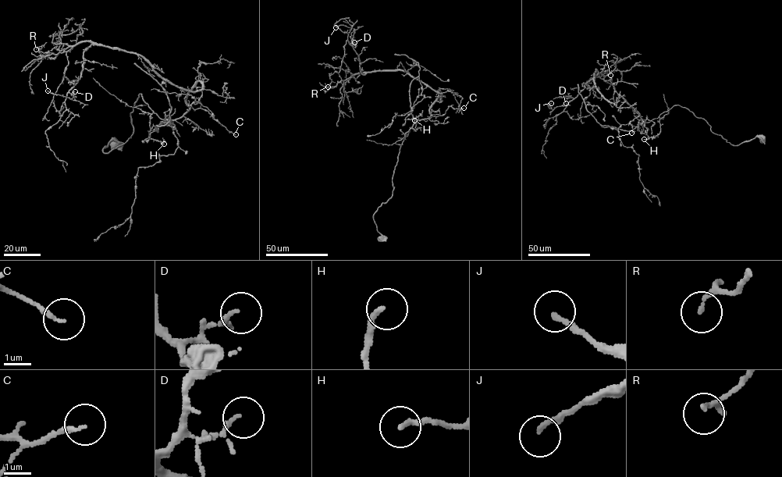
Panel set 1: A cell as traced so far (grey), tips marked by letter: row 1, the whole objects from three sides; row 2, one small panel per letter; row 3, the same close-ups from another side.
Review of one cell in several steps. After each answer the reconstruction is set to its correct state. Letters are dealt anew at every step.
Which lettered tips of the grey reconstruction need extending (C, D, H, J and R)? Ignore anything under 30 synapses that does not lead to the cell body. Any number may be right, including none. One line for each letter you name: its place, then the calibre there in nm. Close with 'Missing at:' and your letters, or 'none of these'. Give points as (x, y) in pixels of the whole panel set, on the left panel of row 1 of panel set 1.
Missing at: none of these

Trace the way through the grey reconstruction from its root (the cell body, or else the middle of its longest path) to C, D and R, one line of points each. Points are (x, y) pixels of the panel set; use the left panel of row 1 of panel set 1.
C: (115, 143), (103, 151), (130, 137), (140, 94), (161, 119), (202, 108), (236, 134)
D: (115, 143), (103, 151), (130, 137), (140, 94), (175, 119), (201, 83), (91, 44), (75, 91)
R: (115, 143), (103, 151), (130, 137), (140, 94), (175, 119), (201, 83), (88, 41), (36, 49)

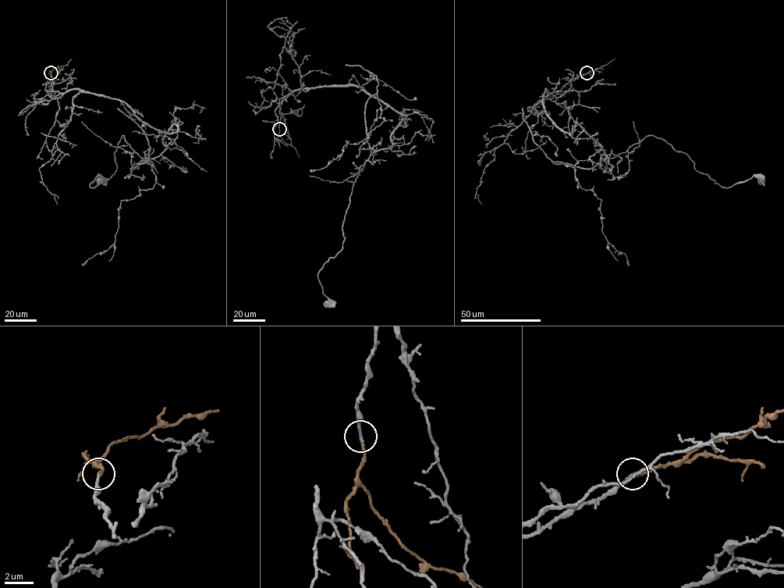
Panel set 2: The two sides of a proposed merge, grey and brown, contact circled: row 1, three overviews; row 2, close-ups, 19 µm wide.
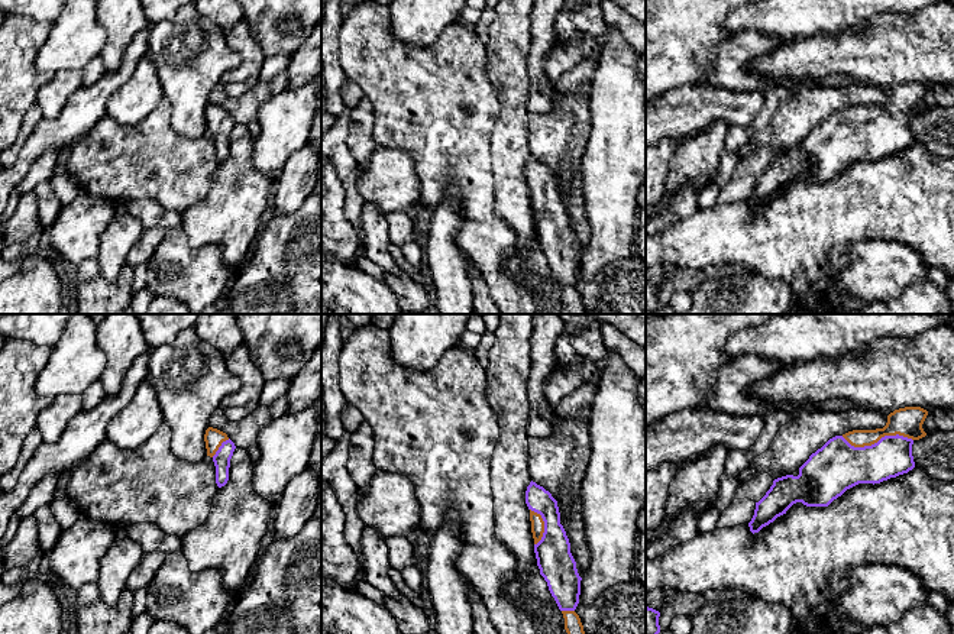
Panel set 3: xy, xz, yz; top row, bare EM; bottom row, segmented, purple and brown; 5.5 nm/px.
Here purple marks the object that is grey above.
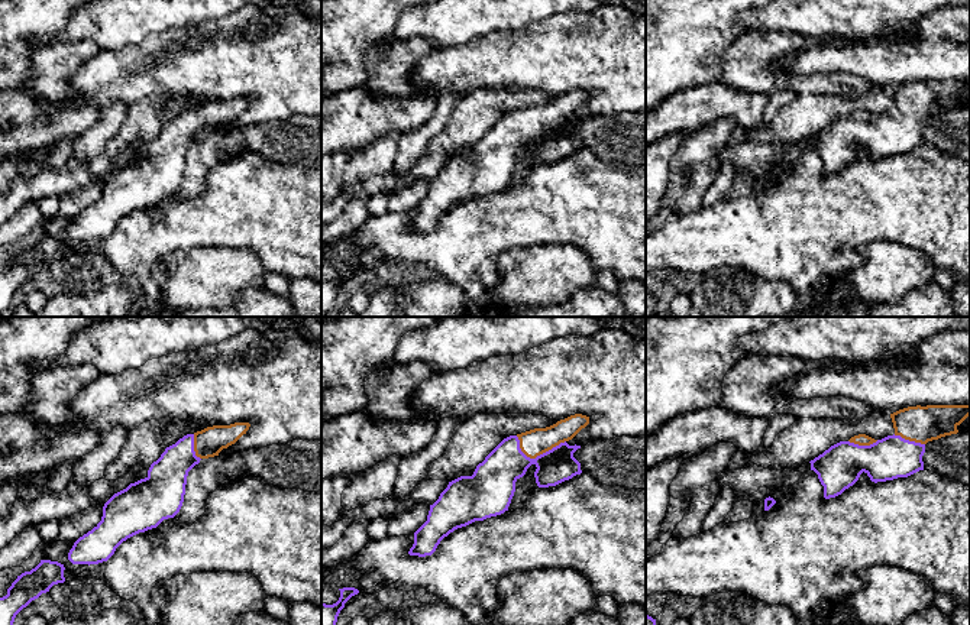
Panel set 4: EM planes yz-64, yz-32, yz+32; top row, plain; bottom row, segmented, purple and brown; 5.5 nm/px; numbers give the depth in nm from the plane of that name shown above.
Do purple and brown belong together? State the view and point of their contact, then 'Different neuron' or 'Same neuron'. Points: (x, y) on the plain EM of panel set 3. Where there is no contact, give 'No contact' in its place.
Touches purple at yz (877, 117). Same neuron

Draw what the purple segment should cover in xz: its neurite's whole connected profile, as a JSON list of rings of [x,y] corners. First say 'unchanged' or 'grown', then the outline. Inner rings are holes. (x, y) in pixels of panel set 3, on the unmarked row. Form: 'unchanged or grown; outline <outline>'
grown; outline [[[531,156],[525,166],[525,179],[530,185],[540,250],[547,258],[549,266],[563,289],[569,314],[585,314],[583,301],[575,288],[582,253],[570,229],[566,207],[560,200],[557,177],[549,166]]]

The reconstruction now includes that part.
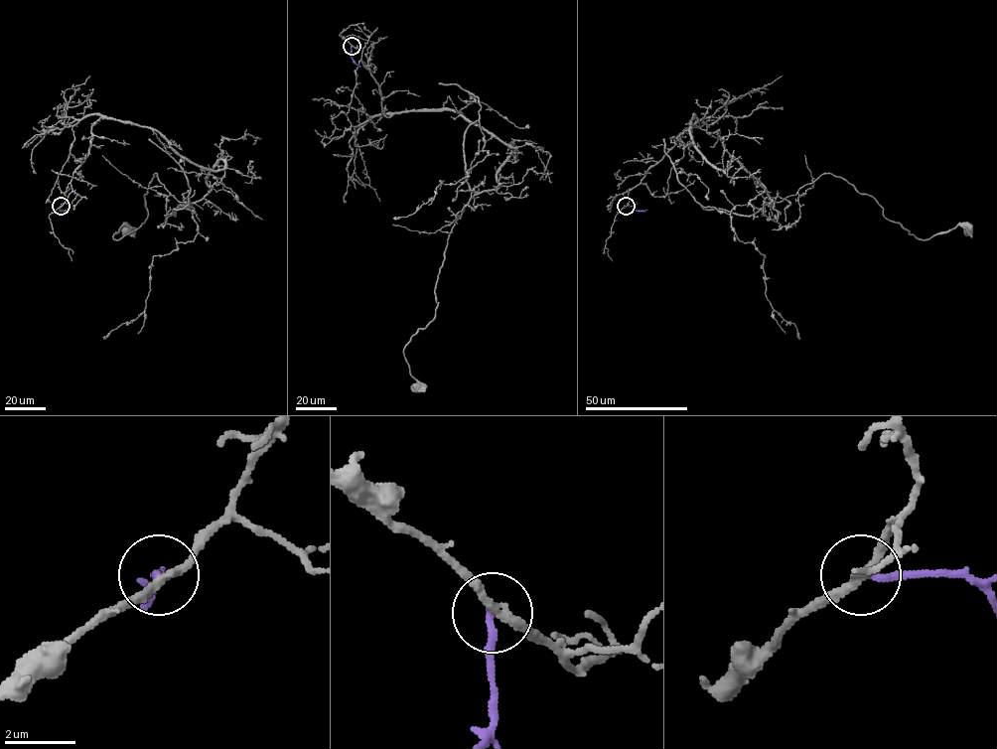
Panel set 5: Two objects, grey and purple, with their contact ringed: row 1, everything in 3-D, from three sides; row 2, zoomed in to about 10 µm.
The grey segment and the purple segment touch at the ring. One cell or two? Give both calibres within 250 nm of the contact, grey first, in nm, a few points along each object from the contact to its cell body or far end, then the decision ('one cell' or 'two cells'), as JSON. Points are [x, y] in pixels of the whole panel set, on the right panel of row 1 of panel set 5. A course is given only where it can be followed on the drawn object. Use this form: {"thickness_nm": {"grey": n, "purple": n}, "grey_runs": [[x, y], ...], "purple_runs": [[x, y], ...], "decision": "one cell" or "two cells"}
{"thickness_nm": {"grey": 240, "purple": 200}, "grey_runs": [[626, 206], [695, 118], [705, 158], [720, 170], [736, 159], [772, 203], [830, 173], [918, 238], [967, 228]], "purple_runs": [[626, 206], [646, 209]], "decision": "two cells"}

